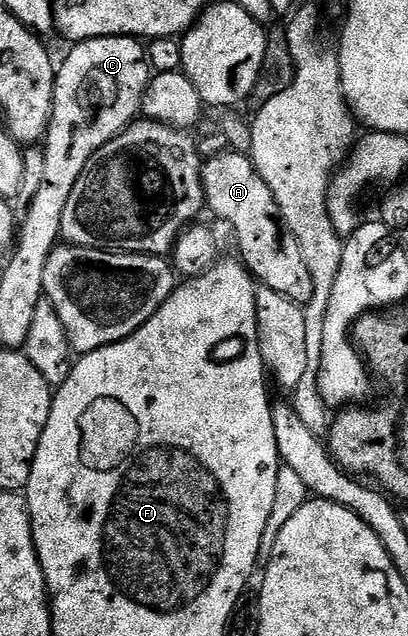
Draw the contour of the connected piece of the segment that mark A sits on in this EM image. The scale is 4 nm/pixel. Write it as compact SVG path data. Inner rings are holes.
M224 149L221 155L203 164L200 176L204 186L204 201L207 210L232 226L240 242L240 255L248 272L259 286L275 289L290 301L305 304L314 295L314 281L310 281L310 269L298 253L296 238L287 234L278 218L276 198L252 164L247 154Z

